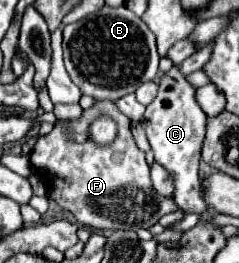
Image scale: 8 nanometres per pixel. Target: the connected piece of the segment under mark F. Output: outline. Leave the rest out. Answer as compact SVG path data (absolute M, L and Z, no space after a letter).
M97 100L89 110L83 110L79 120L69 122L69 128L73 132L87 132L89 124L99 116L105 114L111 116L117 124L119 124L119 136L111 146L97 146L93 142L83 142L77 144L75 140L71 140L65 132L61 132L61 122L55 124L55 128L47 134L41 136L29 156L31 166L37 172L45 172L49 176L51 188L49 188L49 198L53 198L63 210L71 212L81 224L91 226L91 228L99 228L99 230L139 230L139 228L151 228L153 224L159 222L161 216L177 210L177 204L173 198L163 198L159 196L153 186L151 186L151 178L149 178L149 166L145 162L145 152L141 152L131 136L131 126L129 126L129 118L125 118L125 114L121 114L121 110L117 110L117 106L113 102L101 102Z

